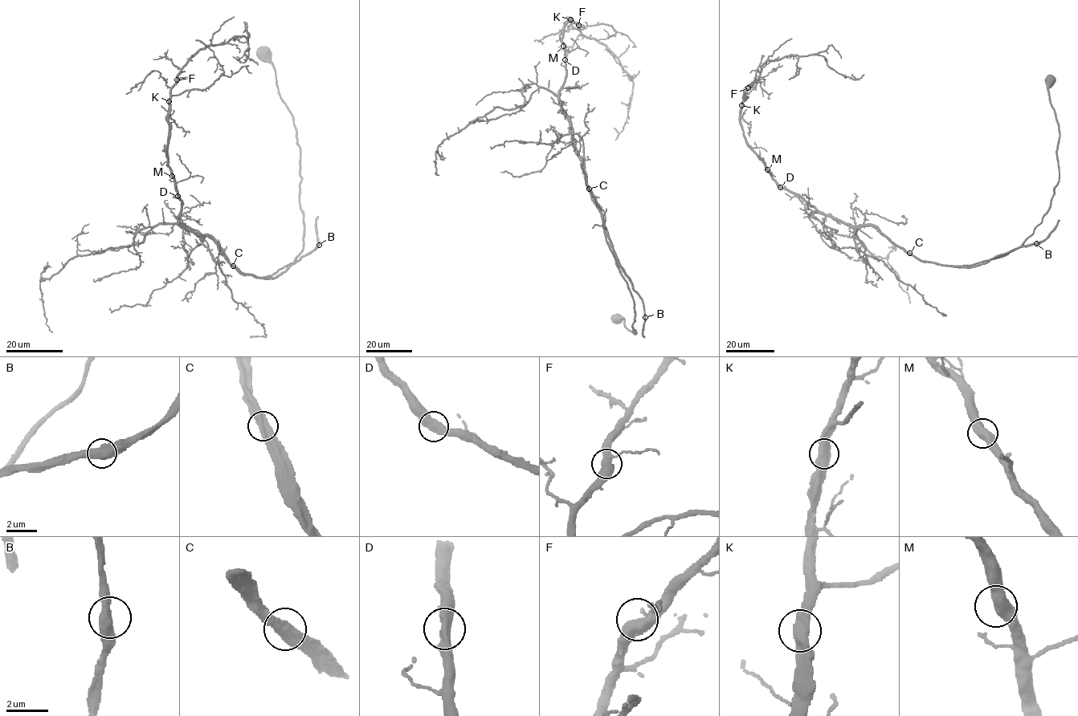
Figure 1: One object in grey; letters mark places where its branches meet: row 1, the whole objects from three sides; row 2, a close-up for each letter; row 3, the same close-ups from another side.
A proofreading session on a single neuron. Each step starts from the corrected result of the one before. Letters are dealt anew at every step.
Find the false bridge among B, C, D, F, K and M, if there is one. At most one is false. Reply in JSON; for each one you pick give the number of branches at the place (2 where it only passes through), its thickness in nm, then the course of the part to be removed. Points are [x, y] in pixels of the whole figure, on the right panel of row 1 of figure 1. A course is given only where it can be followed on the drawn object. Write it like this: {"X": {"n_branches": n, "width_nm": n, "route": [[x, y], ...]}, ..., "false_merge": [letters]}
{"false_merge": []}

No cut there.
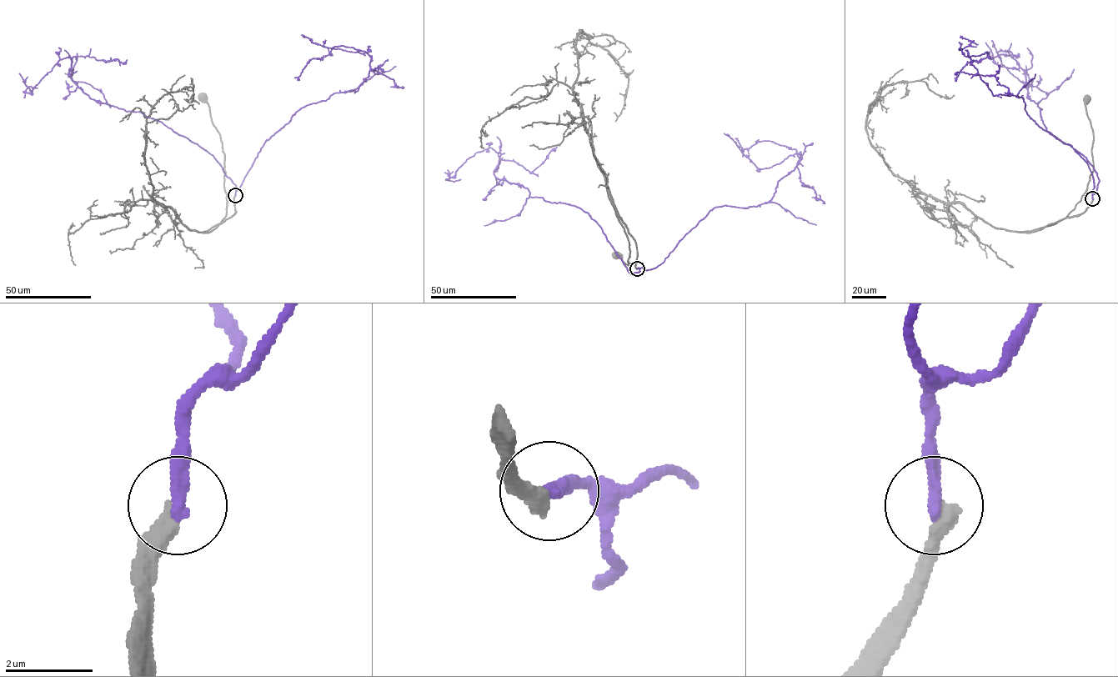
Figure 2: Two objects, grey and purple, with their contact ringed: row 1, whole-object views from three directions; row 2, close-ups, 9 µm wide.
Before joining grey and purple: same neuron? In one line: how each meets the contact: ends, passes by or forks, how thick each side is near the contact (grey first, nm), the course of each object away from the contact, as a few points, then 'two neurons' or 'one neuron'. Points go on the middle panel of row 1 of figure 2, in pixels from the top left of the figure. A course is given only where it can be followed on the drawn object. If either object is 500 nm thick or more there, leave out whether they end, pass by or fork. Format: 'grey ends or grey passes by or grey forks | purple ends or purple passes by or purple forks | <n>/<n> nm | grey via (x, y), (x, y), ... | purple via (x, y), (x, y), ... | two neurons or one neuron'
grey ends | purple ends | 400/320 nm | grey via (637, 268), (635, 241), (608, 189), (629, 241), (630, 266), (623, 261), (621, 254), (617, 255) | purple via (637, 268), (661, 264), (715, 208), (767, 203), (800, 157), (795, 153), (759, 168), (724, 132) | two neurons

